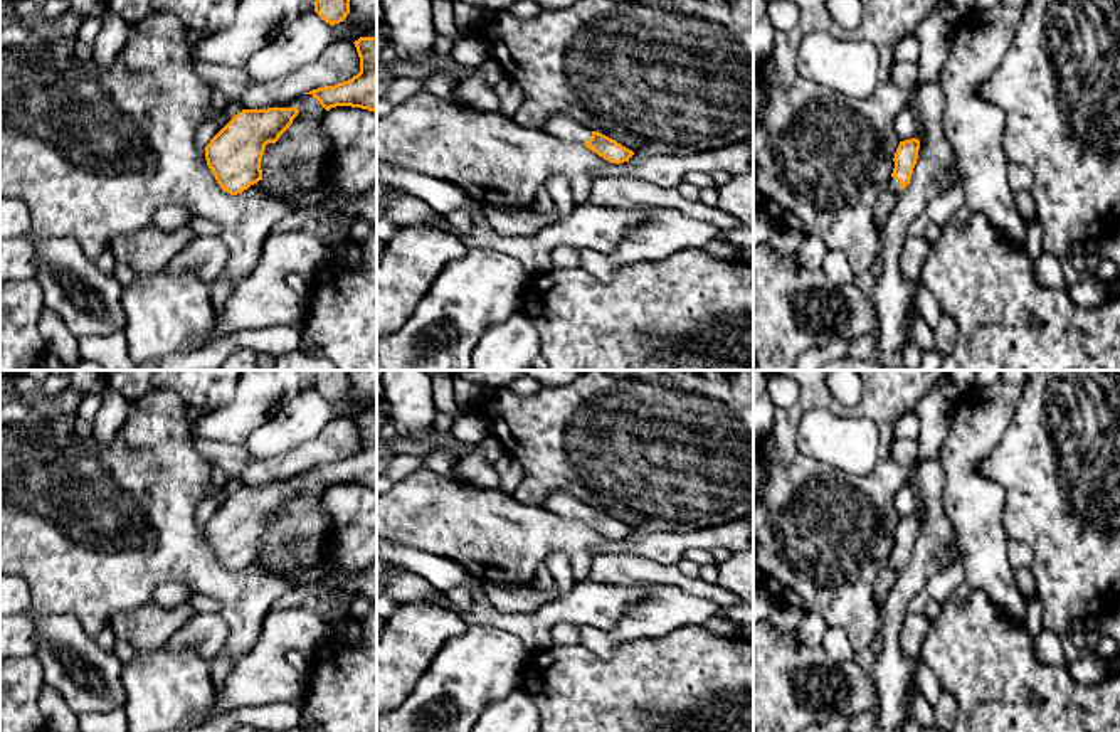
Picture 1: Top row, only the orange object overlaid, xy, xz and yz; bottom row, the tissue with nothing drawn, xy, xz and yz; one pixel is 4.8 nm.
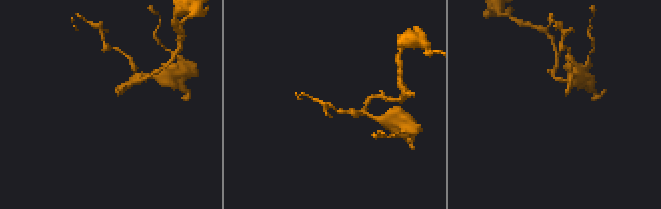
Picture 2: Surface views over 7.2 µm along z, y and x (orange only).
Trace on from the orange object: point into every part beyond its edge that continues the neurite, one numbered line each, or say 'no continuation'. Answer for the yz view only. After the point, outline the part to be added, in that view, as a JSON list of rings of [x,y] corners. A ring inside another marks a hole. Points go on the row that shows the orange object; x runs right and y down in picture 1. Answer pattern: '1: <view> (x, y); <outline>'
1: yz (885, 202); [[[890,178],[886,188],[878,195],[874,204],[874,224],[883,229],[886,217],[893,210],[896,199],[901,192],[901,185],[896,178]]]

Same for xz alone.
1: xz (560, 125); [[[563,113],[553,114],[543,126],[548,133],[575,143],[587,143],[592,136],[592,130],[585,125],[578,123],[572,116],[567,116]]]

